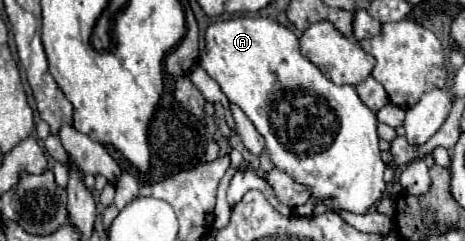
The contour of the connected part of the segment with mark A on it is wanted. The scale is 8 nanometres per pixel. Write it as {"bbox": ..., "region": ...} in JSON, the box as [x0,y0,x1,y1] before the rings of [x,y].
{"bbox":[200,17,386,213],"region":[[[238,17],[238,19],[230,19],[230,21],[220,21],[220,23],[214,23],[208,27],[206,31],[206,53],[202,53],[200,57],[200,67],[220,85],[220,89],[224,91],[224,95],[228,97],[230,103],[236,103],[244,113],[246,117],[254,123],[254,127],[260,131],[260,135],[264,137],[266,141],[266,153],[270,155],[270,161],[274,163],[276,169],[288,173],[296,183],[304,185],[310,193],[312,199],[318,199],[320,205],[332,209],[332,211],[346,211],[346,213],[368,213],[374,209],[374,205],[382,199],[384,191],[386,191],[386,183],[382,179],[384,175],[384,169],[386,169],[386,163],[382,161],[380,157],[380,147],[378,147],[378,133],[376,133],[376,115],[360,101],[356,89],[352,85],[334,85],[332,81],[328,81],[324,77],[324,73],[310,61],[306,59],[302,53],[300,53],[300,47],[298,47],[298,37],[282,27],[278,21],[274,19],[268,19],[268,17]]]}

